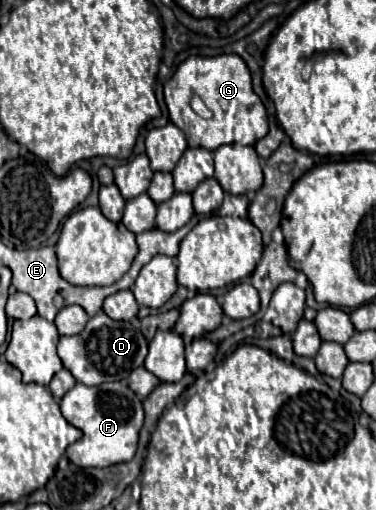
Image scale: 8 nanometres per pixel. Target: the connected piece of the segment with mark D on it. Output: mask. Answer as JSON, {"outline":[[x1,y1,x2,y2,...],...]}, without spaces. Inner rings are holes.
{"outline":[[101,311,89,319,79,335,61,337,57,353,63,361,63,367,69,369,79,383,101,385,109,381,125,381,133,369,141,367,147,353,147,339,131,323,113,321]]}

